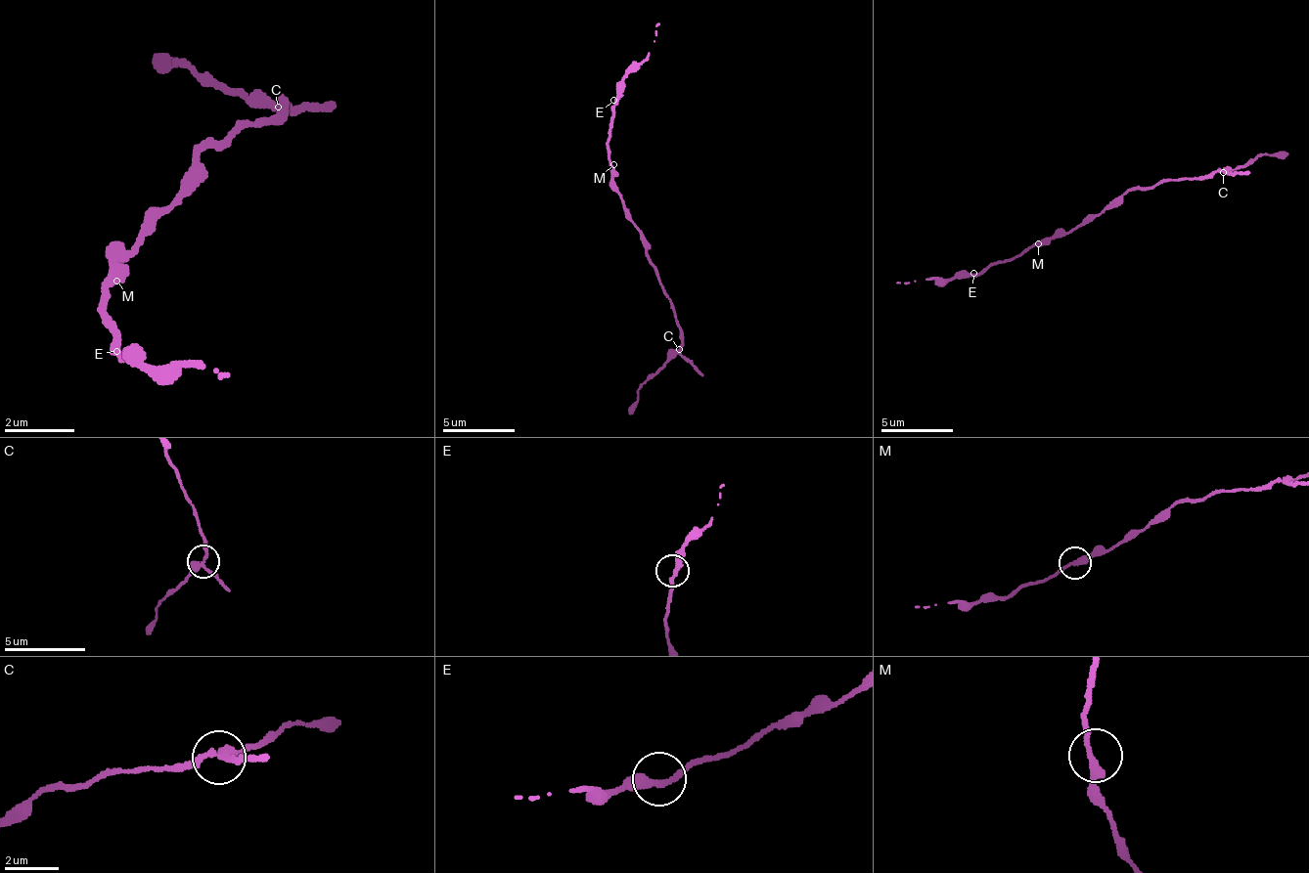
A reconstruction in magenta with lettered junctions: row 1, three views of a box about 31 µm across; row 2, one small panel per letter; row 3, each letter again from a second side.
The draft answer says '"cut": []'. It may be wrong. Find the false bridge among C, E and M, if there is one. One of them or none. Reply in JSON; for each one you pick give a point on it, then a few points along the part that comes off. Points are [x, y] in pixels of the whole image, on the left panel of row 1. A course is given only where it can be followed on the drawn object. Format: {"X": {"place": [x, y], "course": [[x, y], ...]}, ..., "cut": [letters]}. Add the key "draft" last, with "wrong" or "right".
{"cut": [], "draft": "right"}

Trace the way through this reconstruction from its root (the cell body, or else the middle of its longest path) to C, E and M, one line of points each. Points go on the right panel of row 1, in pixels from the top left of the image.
C: (1096, 219), (1132, 190), (1143, 190), (1172, 179), (1196, 179), (1200, 175), (1222, 172)
E: (1096, 219), (1089, 219), (1067, 233), (1046, 237), (1031, 243), (1016, 258), (991, 262), (984, 269), (973, 273)
M: (1096, 219), (1089, 219), (1067, 233), (1046, 237), (1038, 243)

